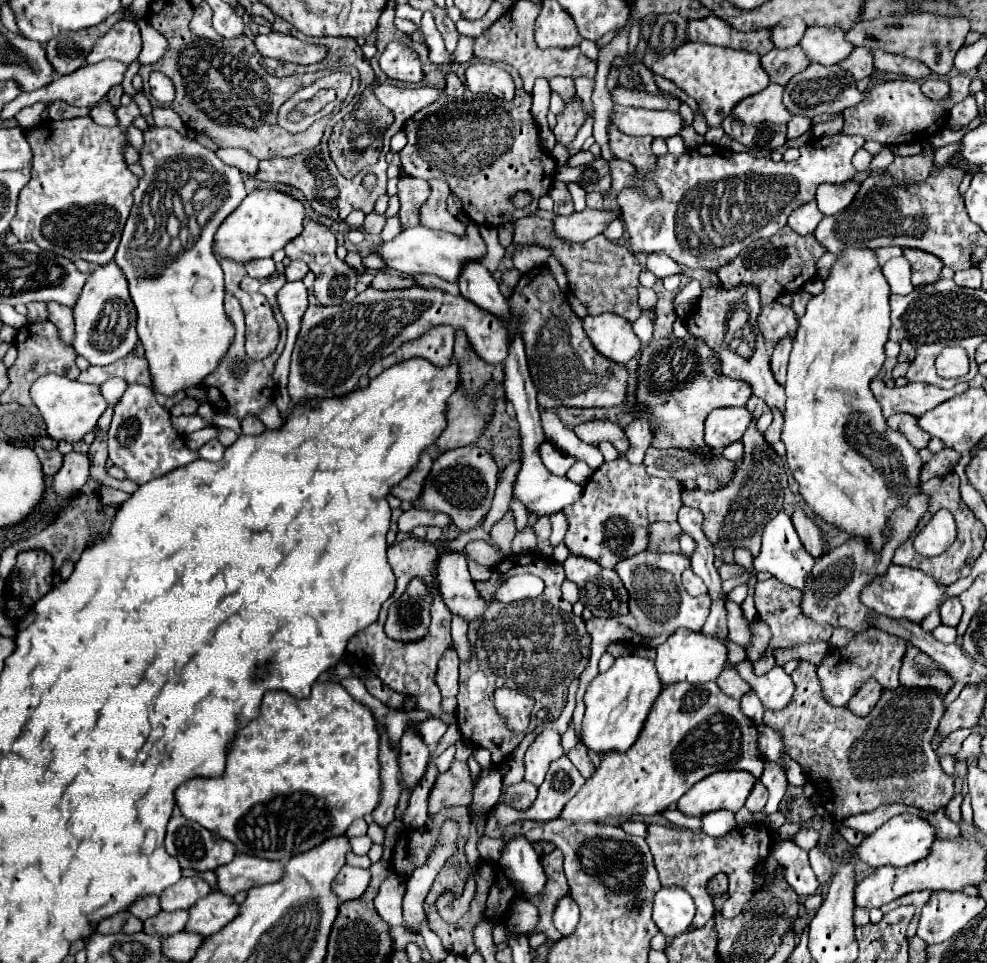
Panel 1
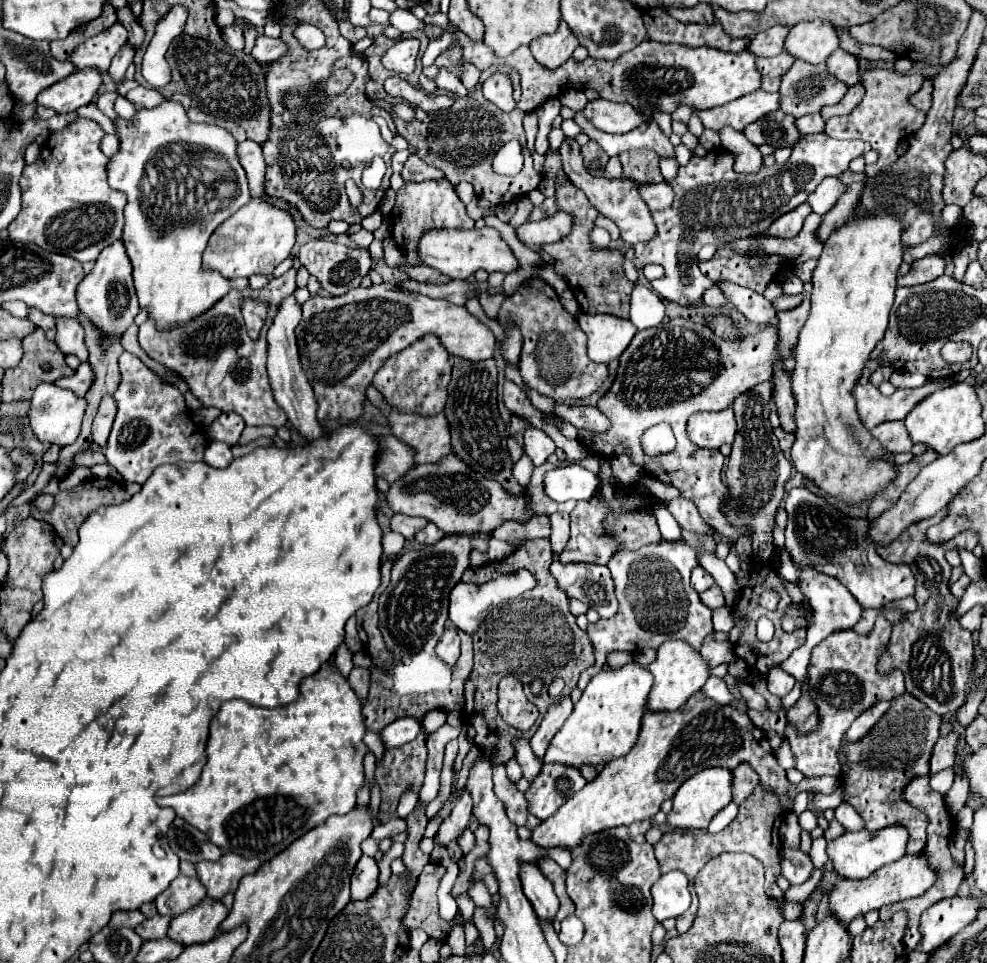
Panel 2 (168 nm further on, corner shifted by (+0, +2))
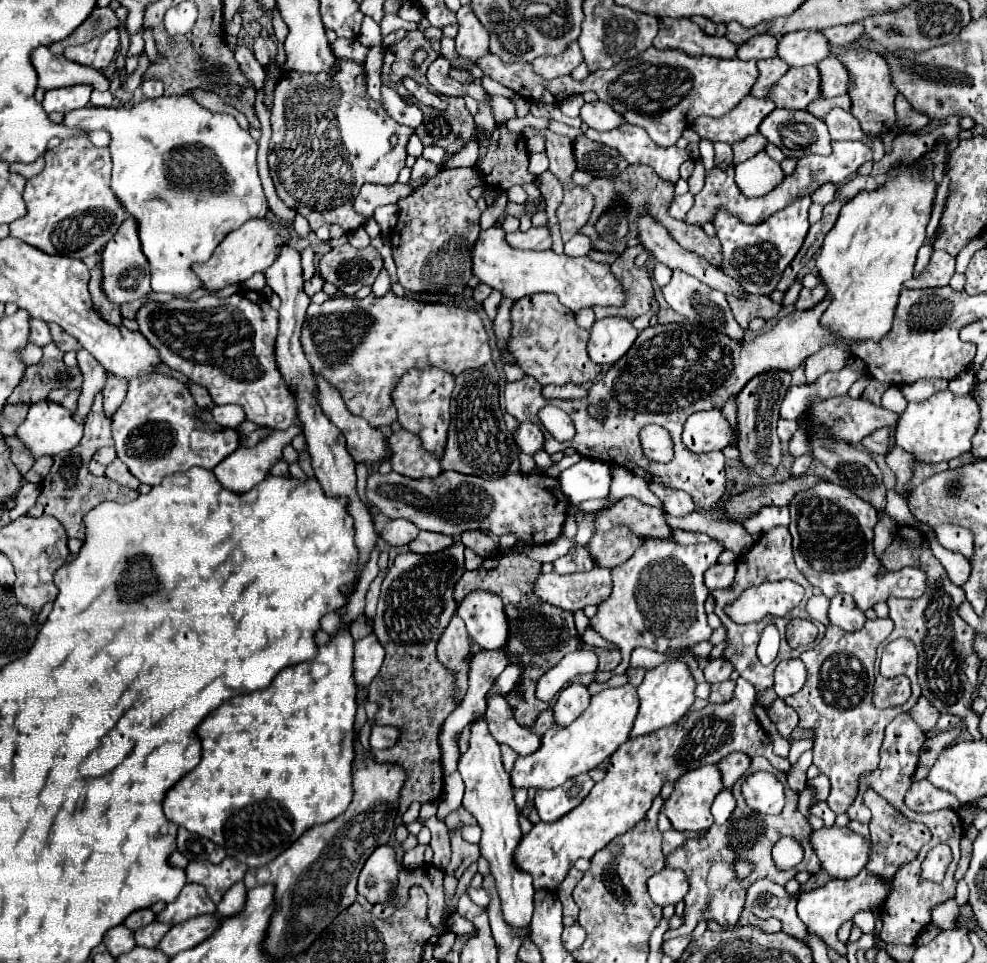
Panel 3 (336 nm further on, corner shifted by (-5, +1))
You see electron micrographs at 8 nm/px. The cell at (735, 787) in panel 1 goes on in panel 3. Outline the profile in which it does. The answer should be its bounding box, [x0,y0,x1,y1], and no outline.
[665,765,723,831]

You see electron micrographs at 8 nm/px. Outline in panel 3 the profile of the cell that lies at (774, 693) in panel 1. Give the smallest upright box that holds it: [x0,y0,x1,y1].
[773,659,807,699]

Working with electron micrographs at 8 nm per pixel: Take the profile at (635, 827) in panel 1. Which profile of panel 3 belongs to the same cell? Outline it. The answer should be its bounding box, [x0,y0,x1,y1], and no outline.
[663,829,685,855]

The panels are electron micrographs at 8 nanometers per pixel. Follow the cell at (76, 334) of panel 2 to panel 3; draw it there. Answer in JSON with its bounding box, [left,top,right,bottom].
[73,349,105,421]

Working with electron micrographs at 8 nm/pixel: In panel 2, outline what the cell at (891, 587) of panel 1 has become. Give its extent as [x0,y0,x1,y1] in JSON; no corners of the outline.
[786,488,916,608]

